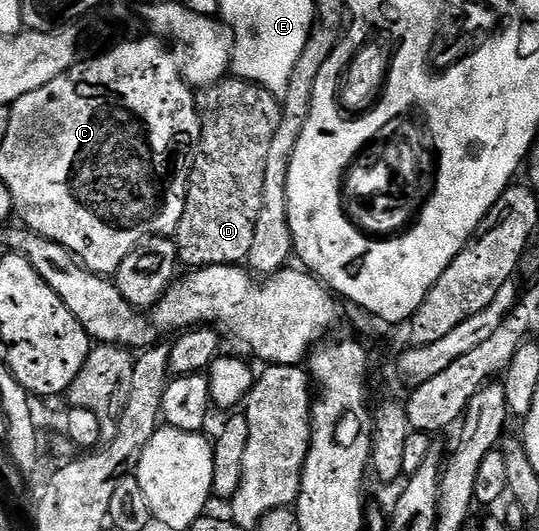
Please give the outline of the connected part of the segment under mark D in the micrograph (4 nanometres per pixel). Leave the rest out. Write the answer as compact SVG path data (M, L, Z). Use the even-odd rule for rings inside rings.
M222 79L196 94L197 111L201 115L201 142L193 156L189 172L189 194L185 200L183 219L175 234L177 259L190 270L209 265L241 265L248 262L251 243L255 239L255 223L263 207L263 171L267 167L267 150L271 138L279 131L281 102L254 81Z

